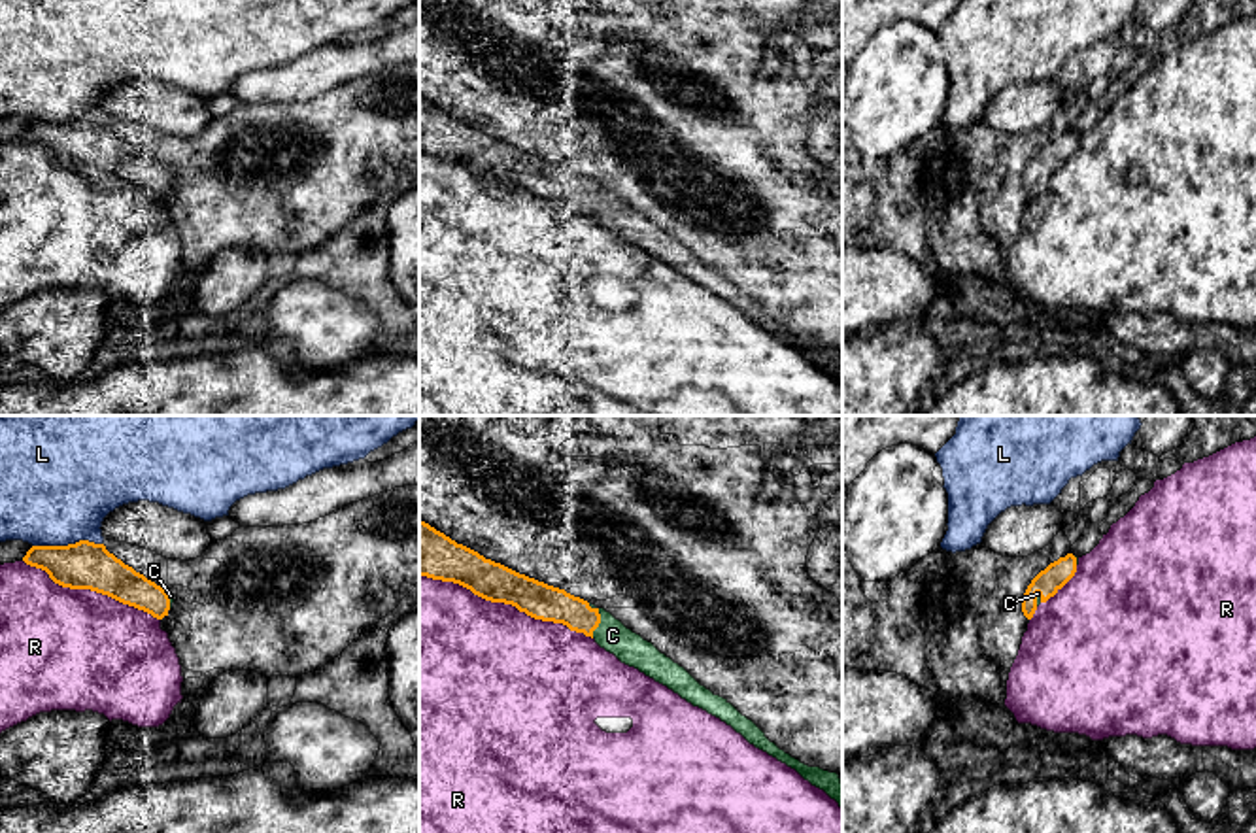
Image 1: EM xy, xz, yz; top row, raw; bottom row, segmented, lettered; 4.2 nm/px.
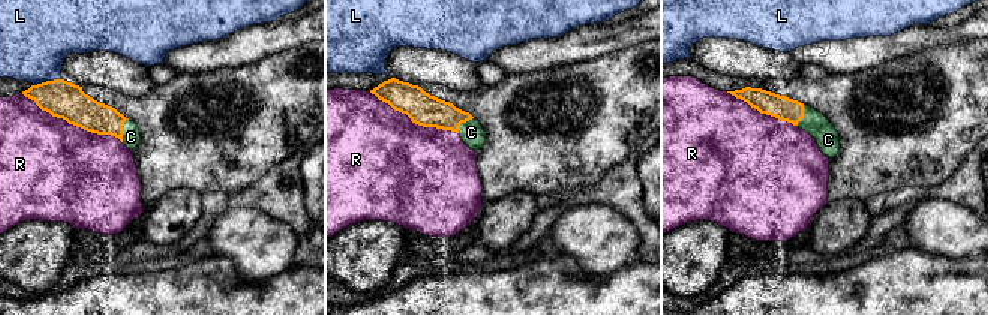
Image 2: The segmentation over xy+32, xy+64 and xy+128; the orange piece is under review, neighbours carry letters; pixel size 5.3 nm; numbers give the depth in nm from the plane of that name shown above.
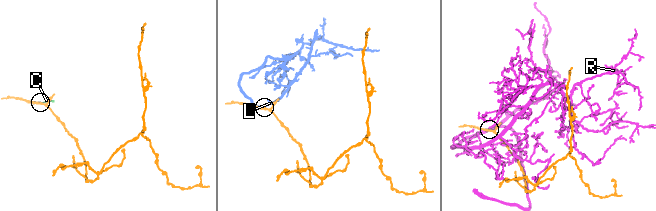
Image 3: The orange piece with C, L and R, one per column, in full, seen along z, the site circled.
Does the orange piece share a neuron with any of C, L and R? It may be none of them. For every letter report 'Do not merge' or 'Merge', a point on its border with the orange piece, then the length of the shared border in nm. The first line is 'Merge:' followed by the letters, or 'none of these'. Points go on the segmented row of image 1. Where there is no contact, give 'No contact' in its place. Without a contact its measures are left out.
Merge: C
C: Merge. Touches orange at xz (599, 620). Shared border 150 nm
L: Do not merge. Touches orange at xy (68, 544). Shared border 300 nm
R: Do not merge. Touches orange at xz (507, 603). Shared border 800 nm

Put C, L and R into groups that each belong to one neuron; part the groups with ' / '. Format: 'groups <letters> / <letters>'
groups C / L / R

